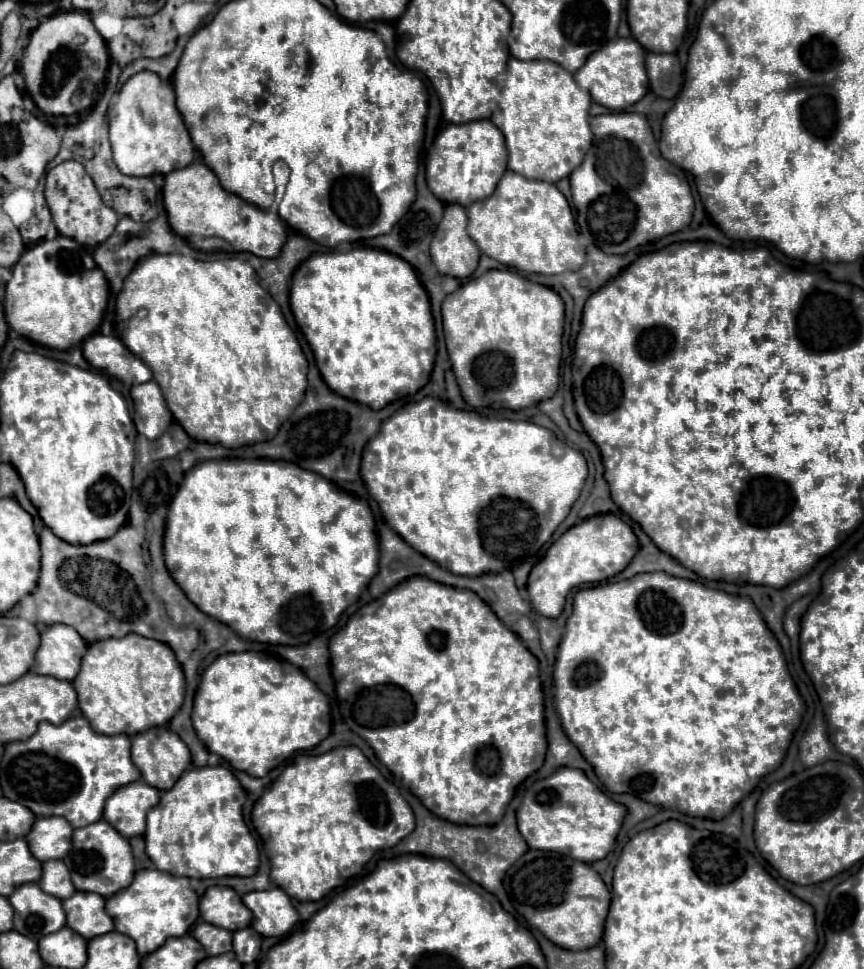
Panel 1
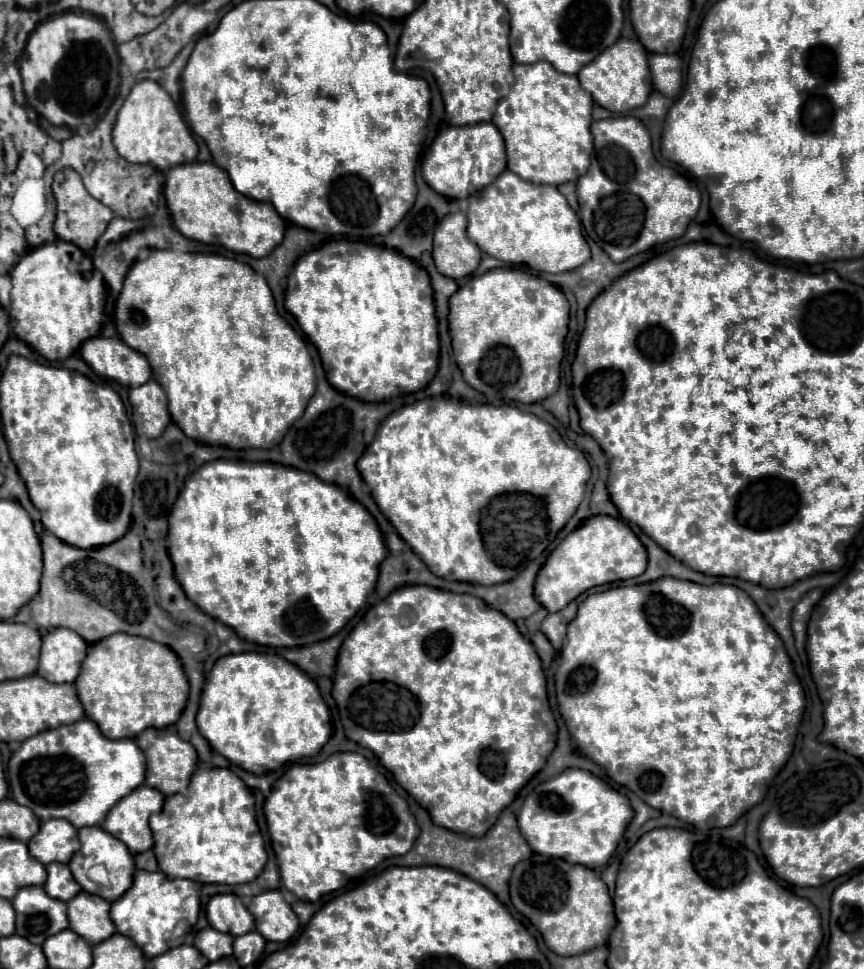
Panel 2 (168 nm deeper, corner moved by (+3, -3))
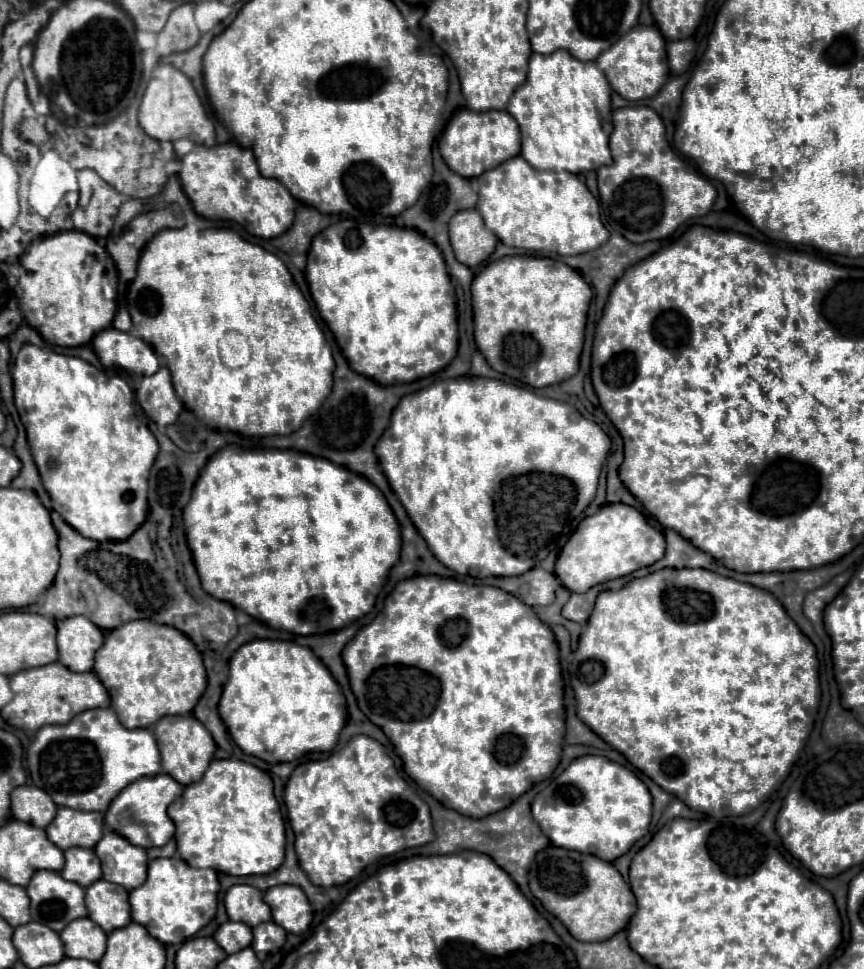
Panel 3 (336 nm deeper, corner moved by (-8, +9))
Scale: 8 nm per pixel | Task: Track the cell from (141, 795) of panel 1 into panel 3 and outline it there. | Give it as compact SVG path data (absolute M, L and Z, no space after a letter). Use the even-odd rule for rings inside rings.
M156 774L146 776L130 786L126 786L118 798L110 804L110 808L104 814L106 826L128 838L132 844L140 848L152 848L152 846L164 846L174 836L174 822L168 818L166 808L172 800L176 800L182 794L182 784L174 782L168 774Z

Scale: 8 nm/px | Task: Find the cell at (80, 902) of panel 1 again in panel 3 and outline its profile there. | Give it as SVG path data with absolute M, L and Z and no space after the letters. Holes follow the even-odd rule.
M102 878L86 888L86 908L88 918L102 926L104 932L112 932L130 924L128 890Z

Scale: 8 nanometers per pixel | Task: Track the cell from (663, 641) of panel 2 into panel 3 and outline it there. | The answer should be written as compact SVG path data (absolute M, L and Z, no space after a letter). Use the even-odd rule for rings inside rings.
M658 570L644 578L634 578L620 590L604 590L598 594L594 610L580 634L574 660L570 664L570 684L576 694L578 718L590 726L604 742L622 752L626 760L652 778L662 790L680 798L688 808L710 814L712 818L742 816L752 812L786 780L798 752L804 748L814 724L814 714L820 700L818 660L814 644L800 632L782 604L766 590L734 578L720 576L710 570Z

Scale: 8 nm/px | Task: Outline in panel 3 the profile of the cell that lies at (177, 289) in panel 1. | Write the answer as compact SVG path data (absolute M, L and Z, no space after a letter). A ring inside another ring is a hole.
M182 228L182 230L158 232L146 244L146 248L140 256L138 274L128 288L128 310L132 316L136 336L146 340L154 348L154 352L164 360L164 364L168 366L178 398L208 428L230 430L230 432L238 432L244 436L270 436L270 434L286 436L286 434L296 432L302 426L302 422L308 416L312 416L320 408L324 398L330 394L332 372L334 372L332 350L328 348L326 338L310 312L310 304L306 302L306 298L302 296L298 286L294 284L286 264L280 258L276 258L274 254L266 252L264 248L260 248L256 244L246 242L234 230L208 228L208 230L200 230L200 232L188 232L186 228Z

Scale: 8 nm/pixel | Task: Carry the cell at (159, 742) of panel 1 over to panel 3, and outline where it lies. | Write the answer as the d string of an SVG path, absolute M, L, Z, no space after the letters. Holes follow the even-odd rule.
M192 714L160 718L154 724L152 730L154 730L154 736L156 736L158 746L160 746L162 770L166 774L170 774L176 782L184 784L184 786L200 780L204 770L208 768L212 756L214 756L214 750L216 750L216 744L214 744L212 736L210 736L210 732Z

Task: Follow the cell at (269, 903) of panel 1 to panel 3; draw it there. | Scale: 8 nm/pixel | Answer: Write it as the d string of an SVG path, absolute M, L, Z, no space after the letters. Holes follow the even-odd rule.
M272 886L264 892L264 902L272 910L272 920L286 932L302 934L312 922L312 906L298 886Z

